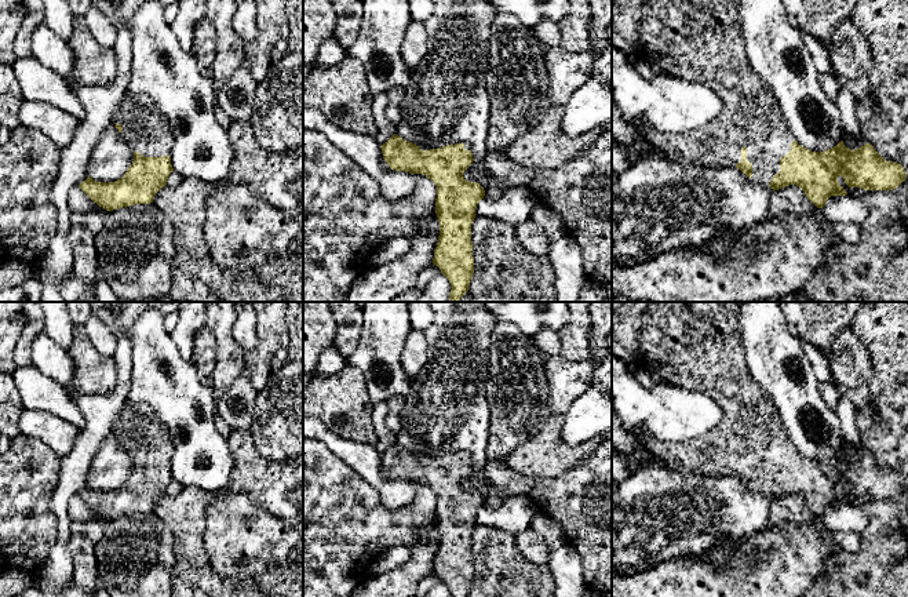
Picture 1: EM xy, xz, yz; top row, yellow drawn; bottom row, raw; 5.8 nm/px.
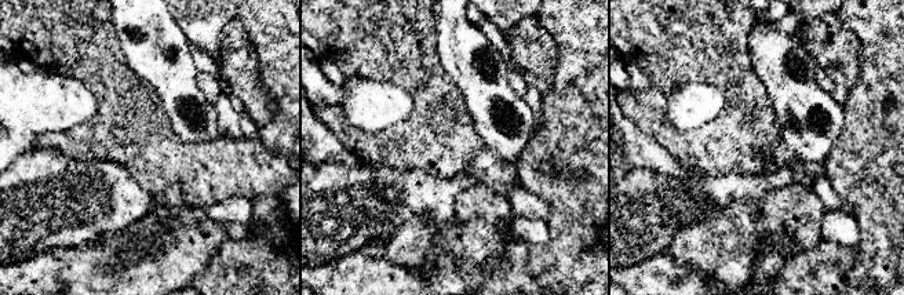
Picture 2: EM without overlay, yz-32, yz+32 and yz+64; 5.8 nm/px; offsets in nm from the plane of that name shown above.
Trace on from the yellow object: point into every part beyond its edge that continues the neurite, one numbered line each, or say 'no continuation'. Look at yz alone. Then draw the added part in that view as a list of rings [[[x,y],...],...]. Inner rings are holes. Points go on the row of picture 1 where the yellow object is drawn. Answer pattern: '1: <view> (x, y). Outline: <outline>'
1: yz (699, 40). Outline: [[[612,0],[612,45],[620,48],[634,62],[645,59],[654,74],[668,74],[710,85],[722,101],[718,119],[704,128],[688,134],[657,132],[641,117],[648,139],[654,150],[689,163],[718,168],[736,167],[741,161],[741,148],[752,164],[752,181],[767,188],[780,172],[780,159],[791,150],[794,135],[787,127],[774,92],[751,69],[739,29],[737,0]]]

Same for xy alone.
1: xy (145, 130). Outline: [[[125,94],[113,124],[123,127],[121,135],[134,152],[145,157],[171,156],[174,138],[169,124],[146,98]]]

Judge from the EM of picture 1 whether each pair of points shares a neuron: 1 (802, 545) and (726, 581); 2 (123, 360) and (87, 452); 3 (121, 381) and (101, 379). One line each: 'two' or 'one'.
1: one
2: one
3: two

